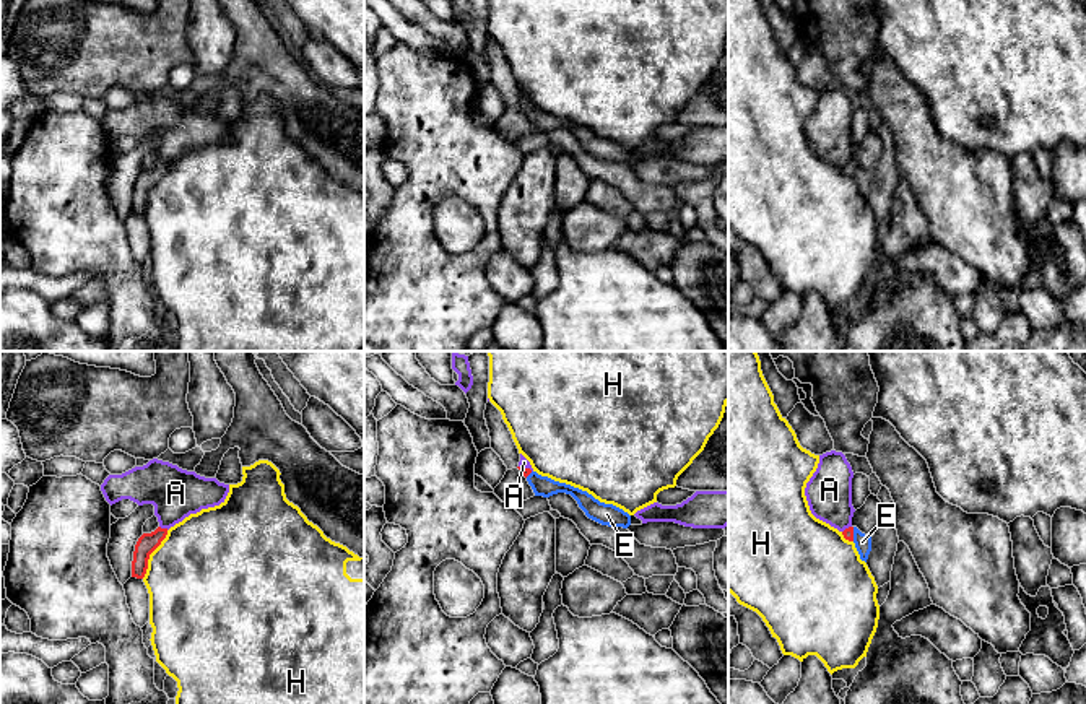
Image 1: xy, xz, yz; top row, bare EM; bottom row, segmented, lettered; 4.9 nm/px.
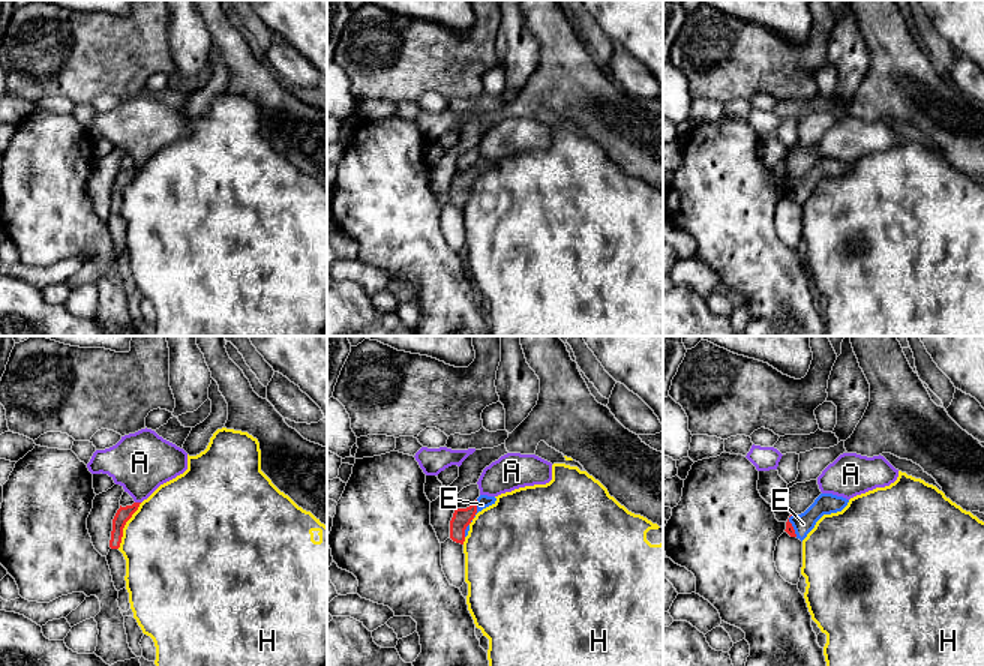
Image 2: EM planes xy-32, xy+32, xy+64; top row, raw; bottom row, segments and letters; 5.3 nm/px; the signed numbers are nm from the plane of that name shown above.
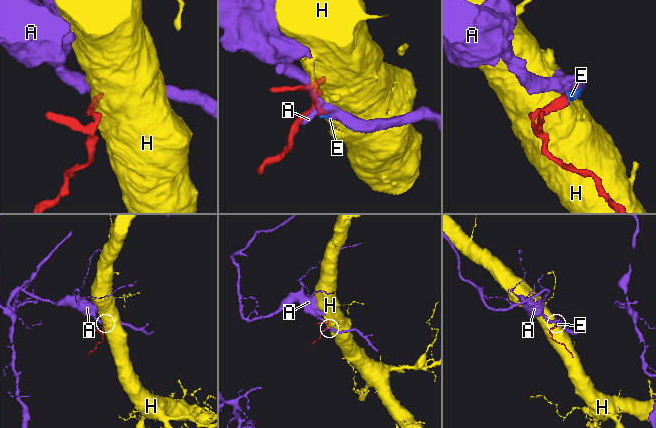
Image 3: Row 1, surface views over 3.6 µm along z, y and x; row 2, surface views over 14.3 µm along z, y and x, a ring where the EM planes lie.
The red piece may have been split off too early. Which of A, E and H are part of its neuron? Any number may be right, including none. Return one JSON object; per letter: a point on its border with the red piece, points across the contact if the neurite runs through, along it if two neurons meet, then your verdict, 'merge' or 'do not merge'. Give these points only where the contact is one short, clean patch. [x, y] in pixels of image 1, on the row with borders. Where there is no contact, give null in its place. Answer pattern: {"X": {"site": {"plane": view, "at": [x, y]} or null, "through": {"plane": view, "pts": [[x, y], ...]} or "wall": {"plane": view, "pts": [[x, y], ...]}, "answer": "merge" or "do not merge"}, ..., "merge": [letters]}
{"A": {"site": {"plane": "xy", "at": [165, 529]}, "wall": {"plane": "xy", "pts": [[160, 525], [168, 529]]}, "answer": "do not merge"}, "E": {"site": {"plane": "yz", "at": [852, 534]}, "through": {"plane": "yz", "pts": [[847, 534], [852, 534], [862, 542]]}, "answer": "merge"}, "H": {"site": {"plane": "xy", "at": [150, 553]}, "answer": "do not merge"}, "merge": ["E"]}

